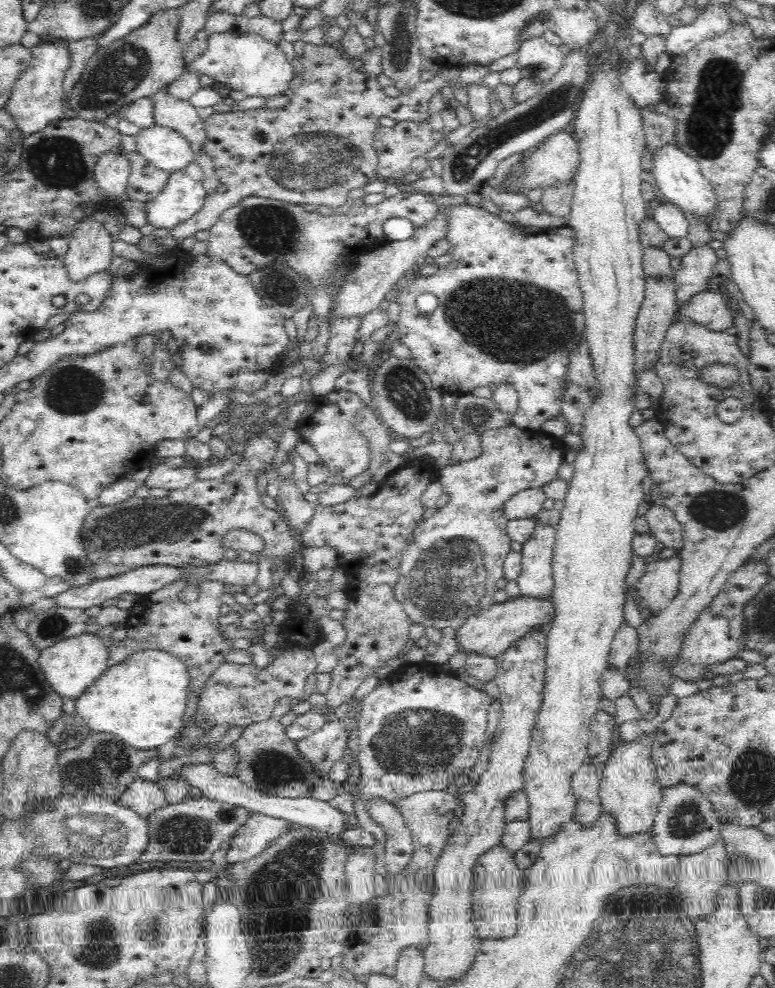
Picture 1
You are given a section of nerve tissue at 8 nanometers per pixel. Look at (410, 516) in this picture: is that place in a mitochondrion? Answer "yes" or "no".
no

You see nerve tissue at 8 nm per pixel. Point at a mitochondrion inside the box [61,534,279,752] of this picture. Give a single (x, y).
(74, 566)

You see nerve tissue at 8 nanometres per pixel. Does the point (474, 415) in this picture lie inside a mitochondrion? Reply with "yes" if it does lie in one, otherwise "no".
yes

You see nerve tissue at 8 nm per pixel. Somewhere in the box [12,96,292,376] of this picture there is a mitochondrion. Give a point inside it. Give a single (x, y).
(58, 161)

